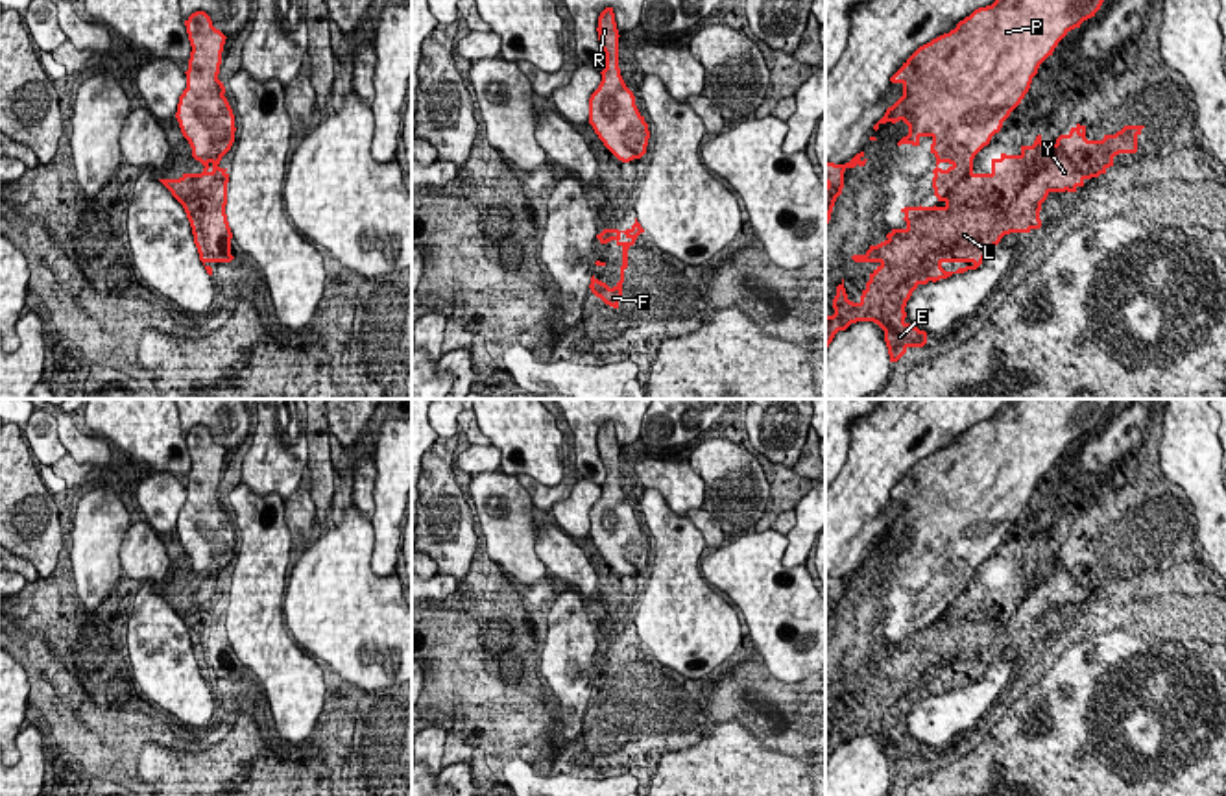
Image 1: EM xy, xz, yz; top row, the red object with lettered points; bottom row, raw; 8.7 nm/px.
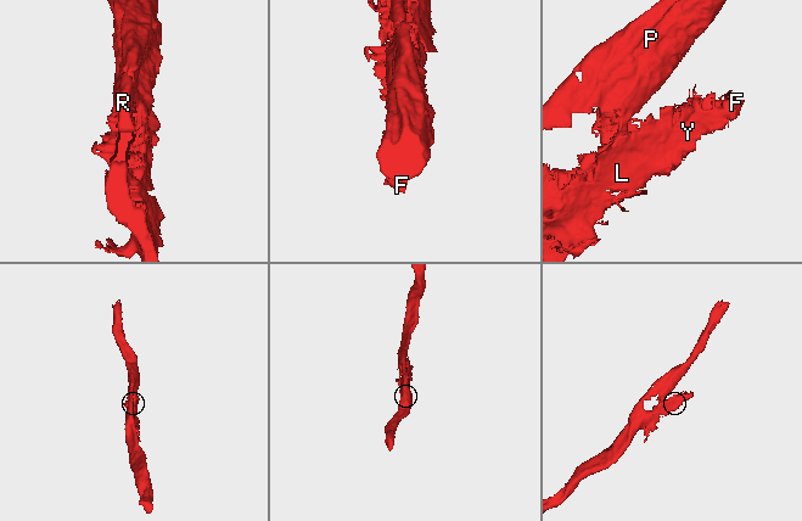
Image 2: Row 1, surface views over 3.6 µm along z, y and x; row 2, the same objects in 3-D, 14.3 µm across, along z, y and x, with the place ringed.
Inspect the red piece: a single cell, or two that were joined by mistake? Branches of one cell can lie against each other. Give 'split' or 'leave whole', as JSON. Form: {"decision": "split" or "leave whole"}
{"decision": "leave whole"}

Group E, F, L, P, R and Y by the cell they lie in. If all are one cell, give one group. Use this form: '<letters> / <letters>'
E F L P R Y

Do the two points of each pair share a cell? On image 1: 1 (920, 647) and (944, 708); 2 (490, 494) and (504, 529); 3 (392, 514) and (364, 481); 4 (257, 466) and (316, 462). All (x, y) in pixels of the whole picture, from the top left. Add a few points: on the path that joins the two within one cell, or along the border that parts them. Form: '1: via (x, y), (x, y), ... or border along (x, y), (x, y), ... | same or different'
1: border along (979, 678), (922, 697), (903, 721) | different
2: via (493, 503), (499, 519) | same
3: border along (375, 460), (373, 516), (370, 519) | different
4: border along (307, 418), (305, 470) | different

